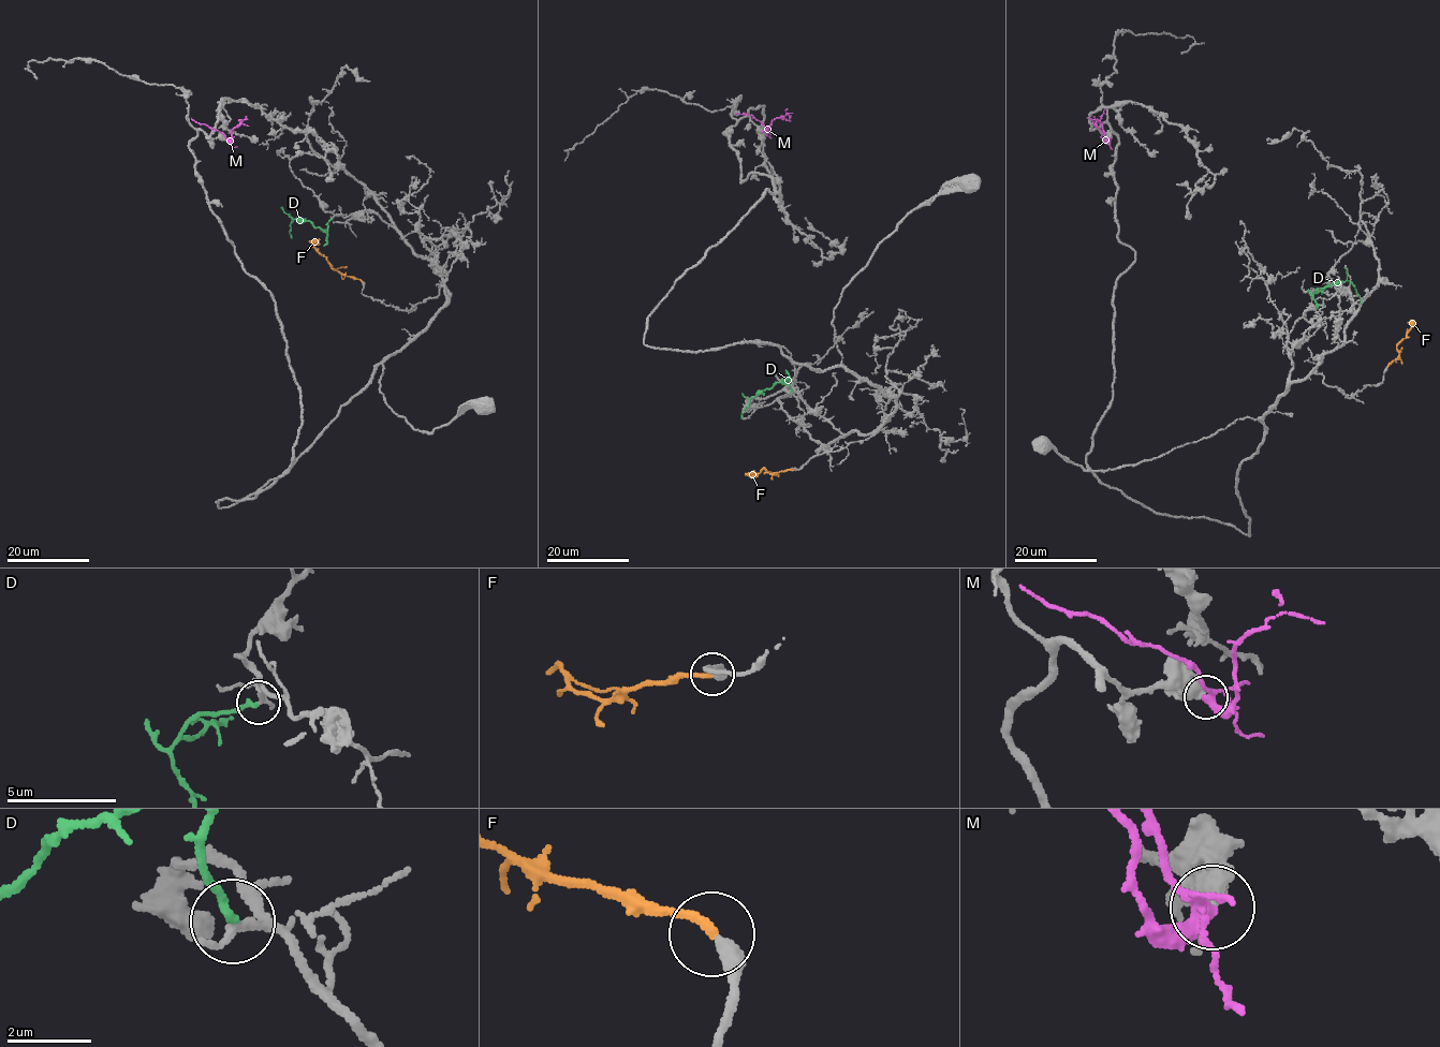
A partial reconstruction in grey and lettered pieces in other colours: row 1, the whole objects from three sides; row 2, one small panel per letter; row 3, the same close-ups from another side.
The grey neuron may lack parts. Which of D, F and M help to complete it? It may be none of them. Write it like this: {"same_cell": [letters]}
{"same_cell": ["D", "F"]}

